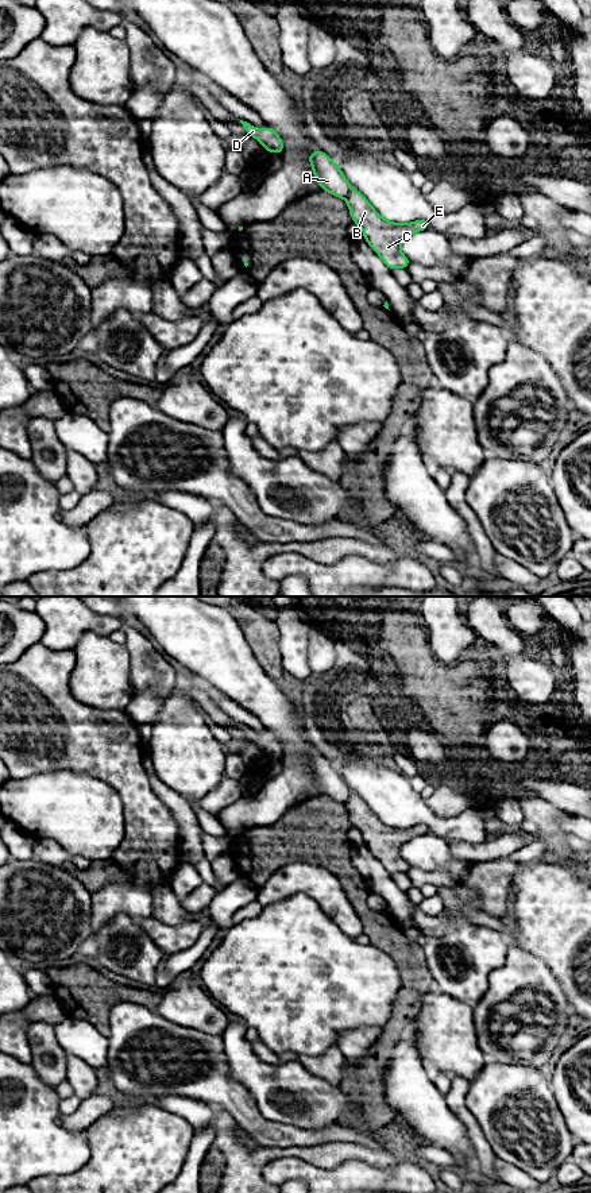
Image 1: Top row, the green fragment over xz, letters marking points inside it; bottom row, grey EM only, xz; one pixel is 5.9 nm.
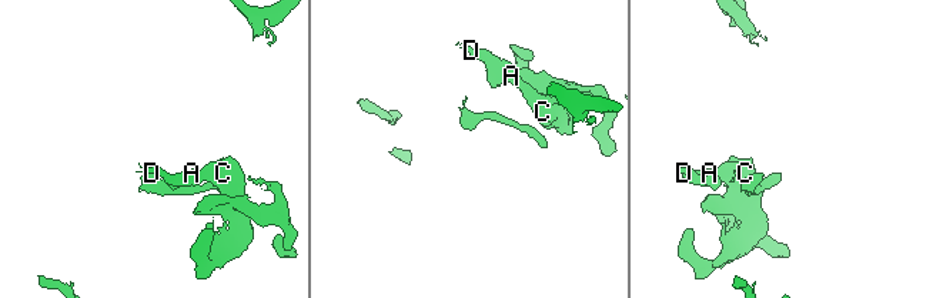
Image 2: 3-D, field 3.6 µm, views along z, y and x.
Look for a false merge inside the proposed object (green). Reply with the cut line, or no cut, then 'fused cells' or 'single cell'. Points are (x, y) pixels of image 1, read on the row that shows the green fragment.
cut in xz along (352, 189), (346, 199); fused cells

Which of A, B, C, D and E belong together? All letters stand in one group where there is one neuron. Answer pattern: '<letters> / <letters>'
A D / B C E

